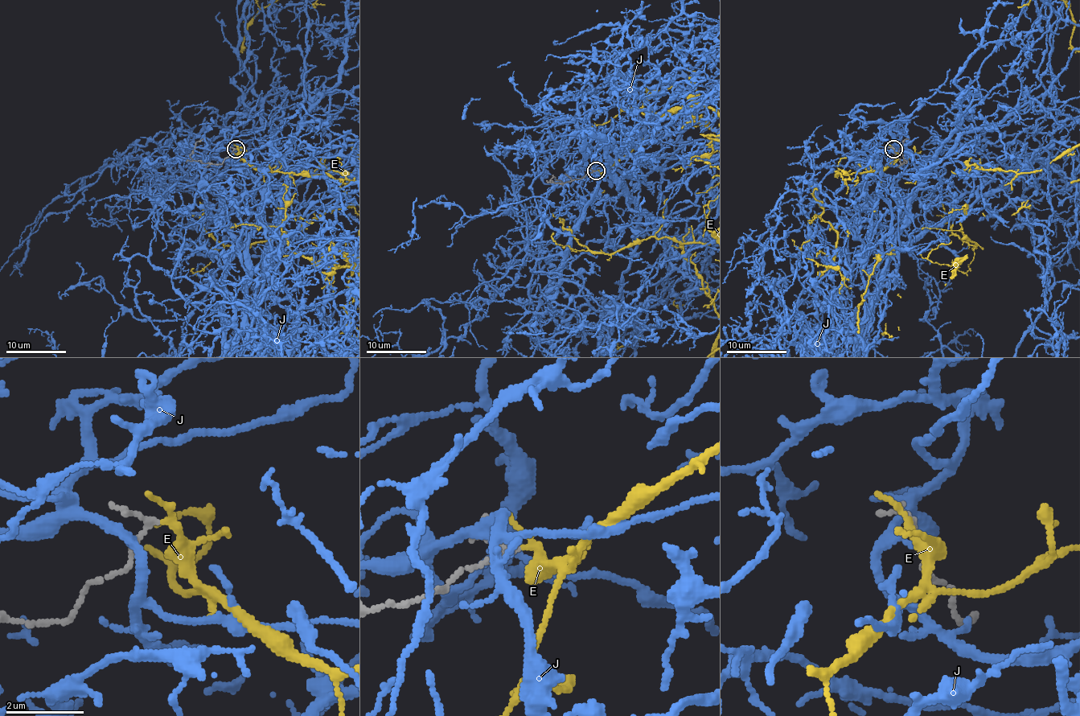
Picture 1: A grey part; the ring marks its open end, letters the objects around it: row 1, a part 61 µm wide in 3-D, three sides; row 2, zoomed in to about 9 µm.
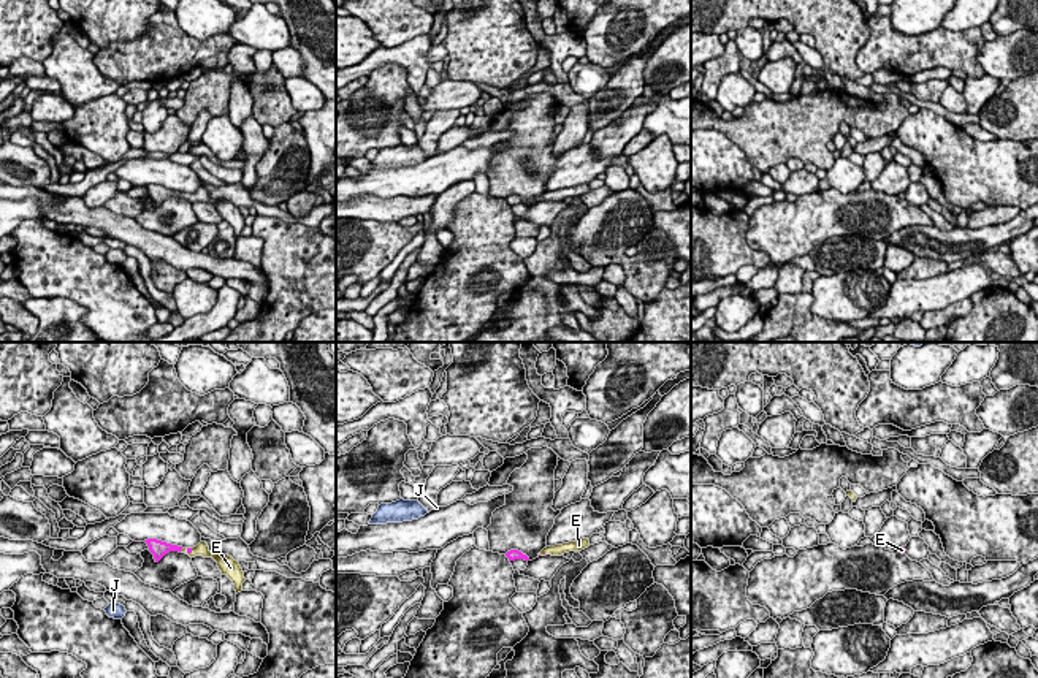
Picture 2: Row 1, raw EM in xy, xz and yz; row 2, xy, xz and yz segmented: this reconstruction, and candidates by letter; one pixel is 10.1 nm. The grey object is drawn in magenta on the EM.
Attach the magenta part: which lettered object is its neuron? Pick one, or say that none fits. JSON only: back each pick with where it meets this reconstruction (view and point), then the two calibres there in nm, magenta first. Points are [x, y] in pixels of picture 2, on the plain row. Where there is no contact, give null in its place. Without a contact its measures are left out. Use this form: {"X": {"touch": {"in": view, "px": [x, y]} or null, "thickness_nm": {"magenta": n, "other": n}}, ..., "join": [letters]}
{"E": {"touch": {"in": "xy", "px": [181, 194]}, "thickness_nm": {"magenta": 170, "other": 140}}, "join": ["E"]}

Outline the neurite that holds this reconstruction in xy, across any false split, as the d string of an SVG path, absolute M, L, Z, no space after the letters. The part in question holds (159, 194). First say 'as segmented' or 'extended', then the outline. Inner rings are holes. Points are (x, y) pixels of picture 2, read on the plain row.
extended; M147 184L144 187L147 189L149 196L154 200L155 208L158 208L170 196L185 198L190 203L212 203L217 208L217 212L222 217L222 220L227 220L233 227L236 239L242 236L242 228L246 227L246 223L239 208L228 200L211 198L206 187L200 187L193 193L182 193L157 184Z

